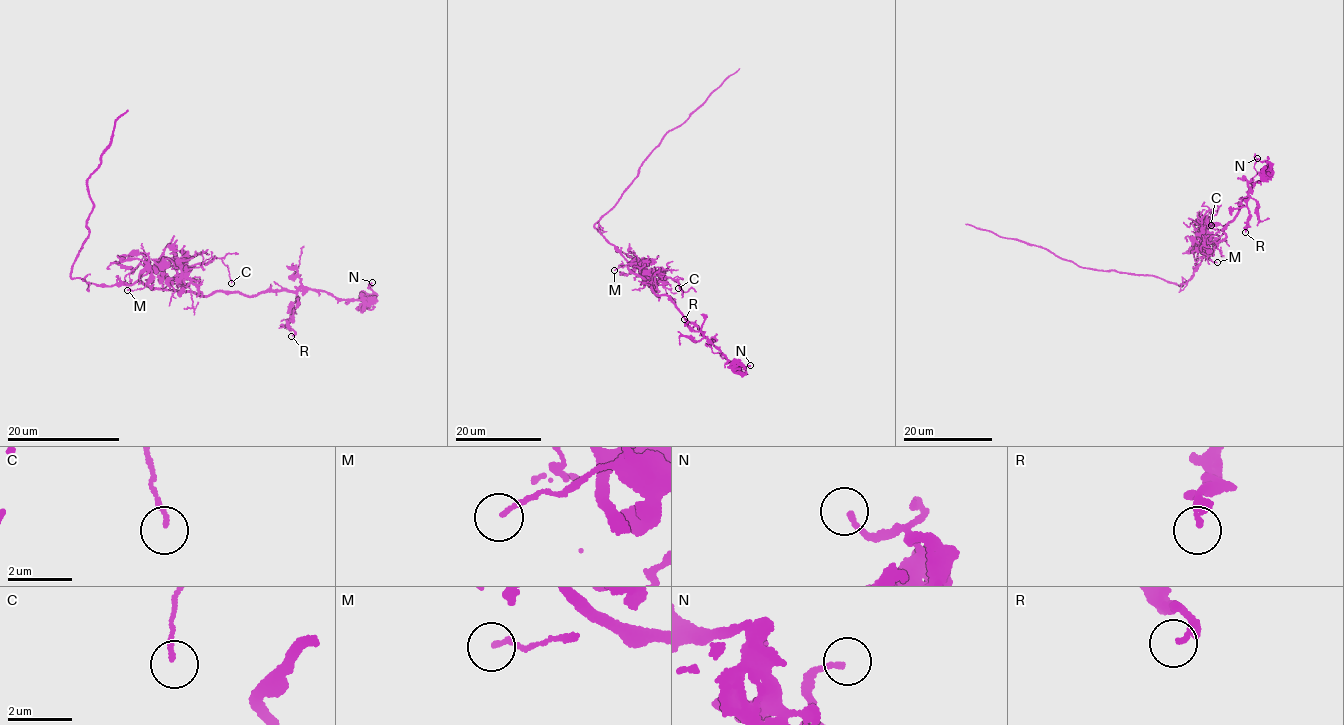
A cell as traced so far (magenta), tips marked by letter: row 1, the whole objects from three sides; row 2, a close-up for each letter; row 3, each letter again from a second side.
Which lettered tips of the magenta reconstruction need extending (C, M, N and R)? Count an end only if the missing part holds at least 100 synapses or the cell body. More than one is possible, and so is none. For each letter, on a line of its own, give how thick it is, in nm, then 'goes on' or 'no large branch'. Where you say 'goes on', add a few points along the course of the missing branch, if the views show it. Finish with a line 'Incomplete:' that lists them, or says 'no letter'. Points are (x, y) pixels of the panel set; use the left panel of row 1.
C: 120 nm thick; no large branch
M: 130 nm thick; no large branch
N: 180 nm thick; no large branch
R: 240 nm thick; no large branch
Incomplete: no letter

